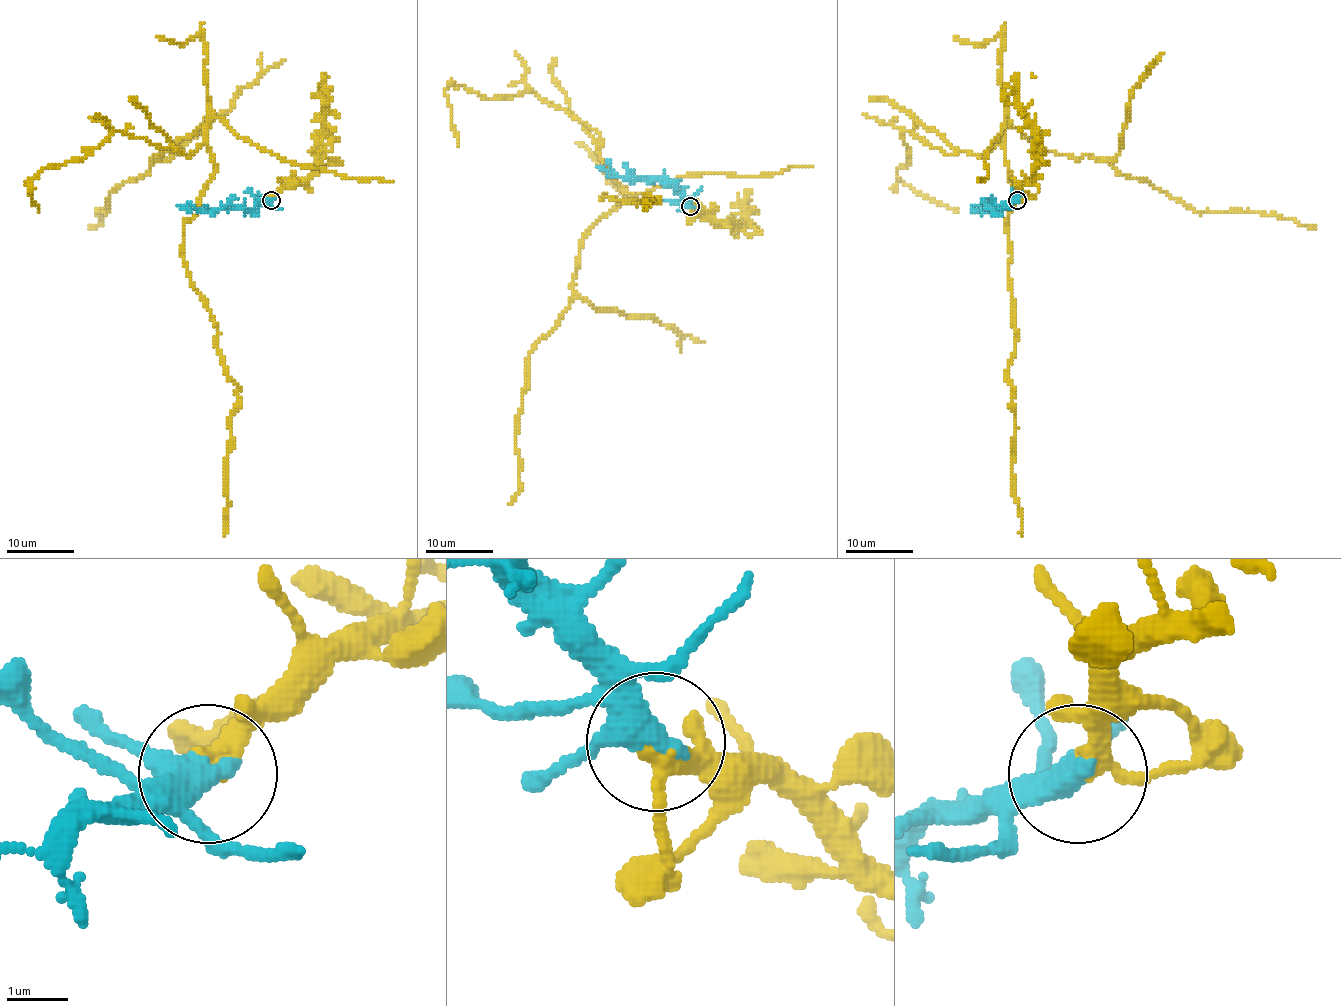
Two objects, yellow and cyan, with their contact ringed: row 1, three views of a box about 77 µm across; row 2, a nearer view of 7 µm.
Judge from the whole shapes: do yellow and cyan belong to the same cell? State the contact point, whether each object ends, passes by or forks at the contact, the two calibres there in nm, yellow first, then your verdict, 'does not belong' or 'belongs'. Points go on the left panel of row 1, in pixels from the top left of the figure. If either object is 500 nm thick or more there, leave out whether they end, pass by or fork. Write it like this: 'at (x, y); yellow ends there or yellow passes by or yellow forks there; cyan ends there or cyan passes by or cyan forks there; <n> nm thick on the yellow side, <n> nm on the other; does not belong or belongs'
at (271, 200); yellow passes by; cyan passes by; 280 nm thick on the yellow side, 420 nm on the other; belongs

